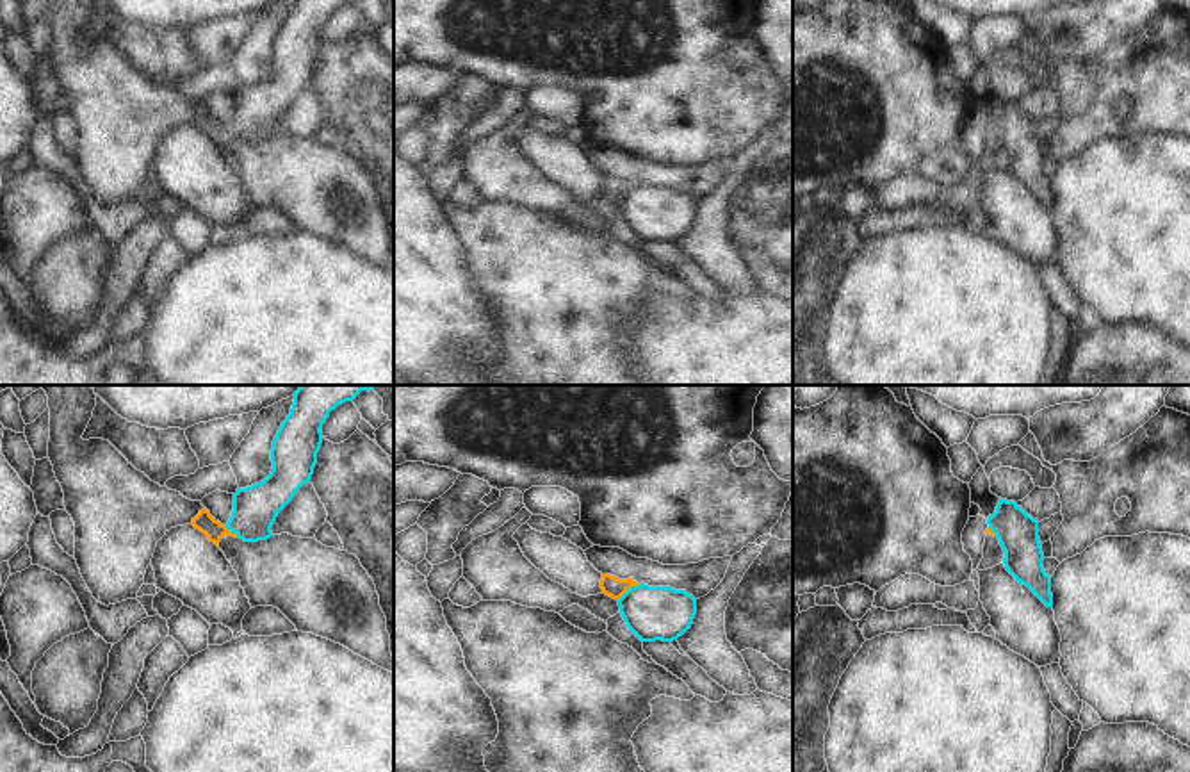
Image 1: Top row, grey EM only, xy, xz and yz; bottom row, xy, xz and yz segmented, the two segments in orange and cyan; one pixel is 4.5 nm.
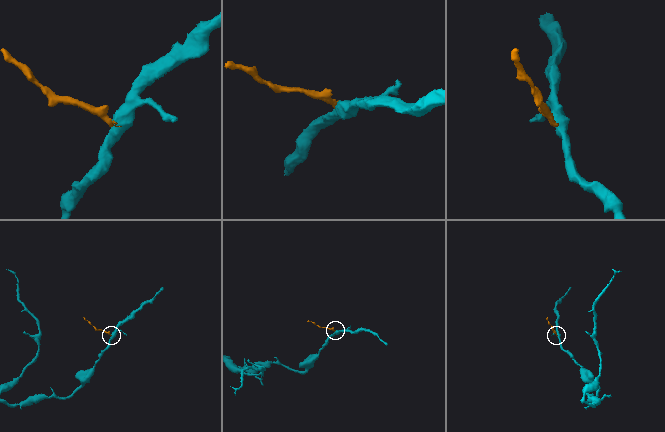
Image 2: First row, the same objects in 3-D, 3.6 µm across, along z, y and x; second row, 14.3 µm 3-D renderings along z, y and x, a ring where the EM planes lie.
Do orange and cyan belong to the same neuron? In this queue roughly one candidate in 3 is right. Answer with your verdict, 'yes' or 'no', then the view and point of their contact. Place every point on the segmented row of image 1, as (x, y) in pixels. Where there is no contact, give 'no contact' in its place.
no; contact xz (627, 589)

